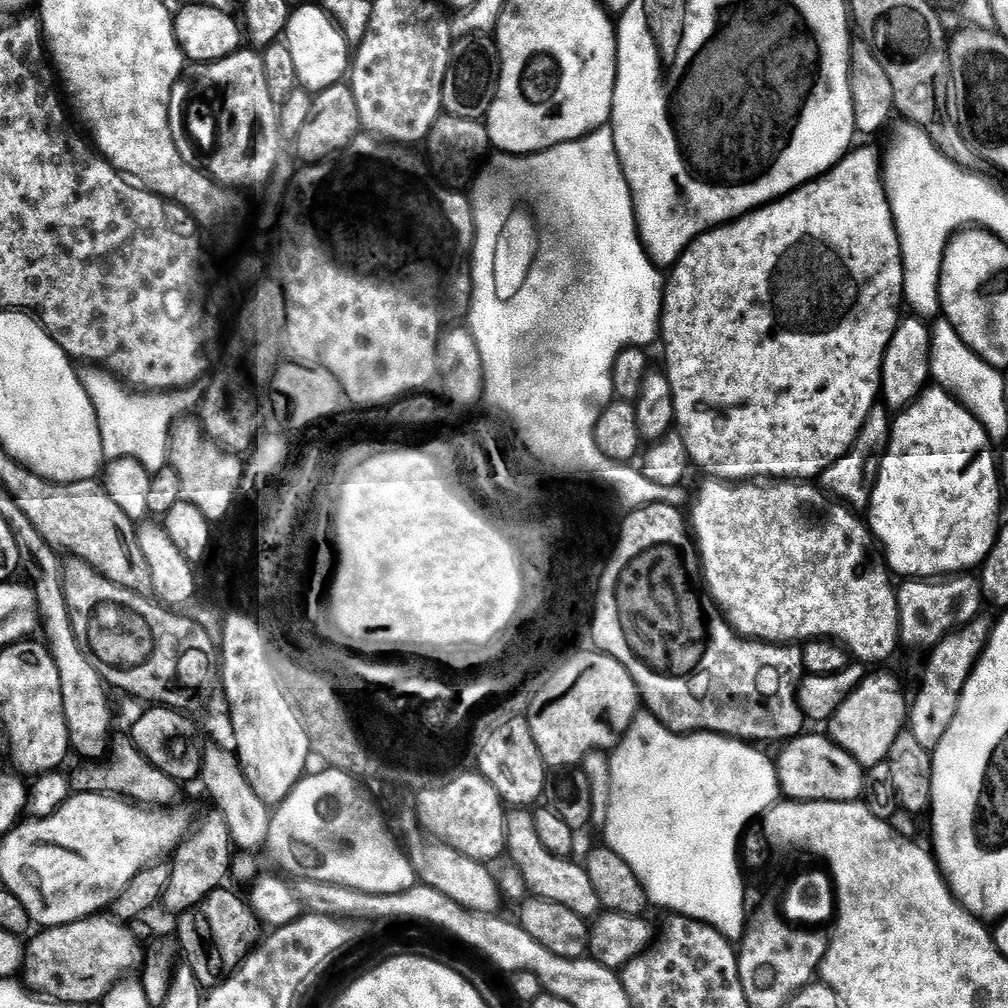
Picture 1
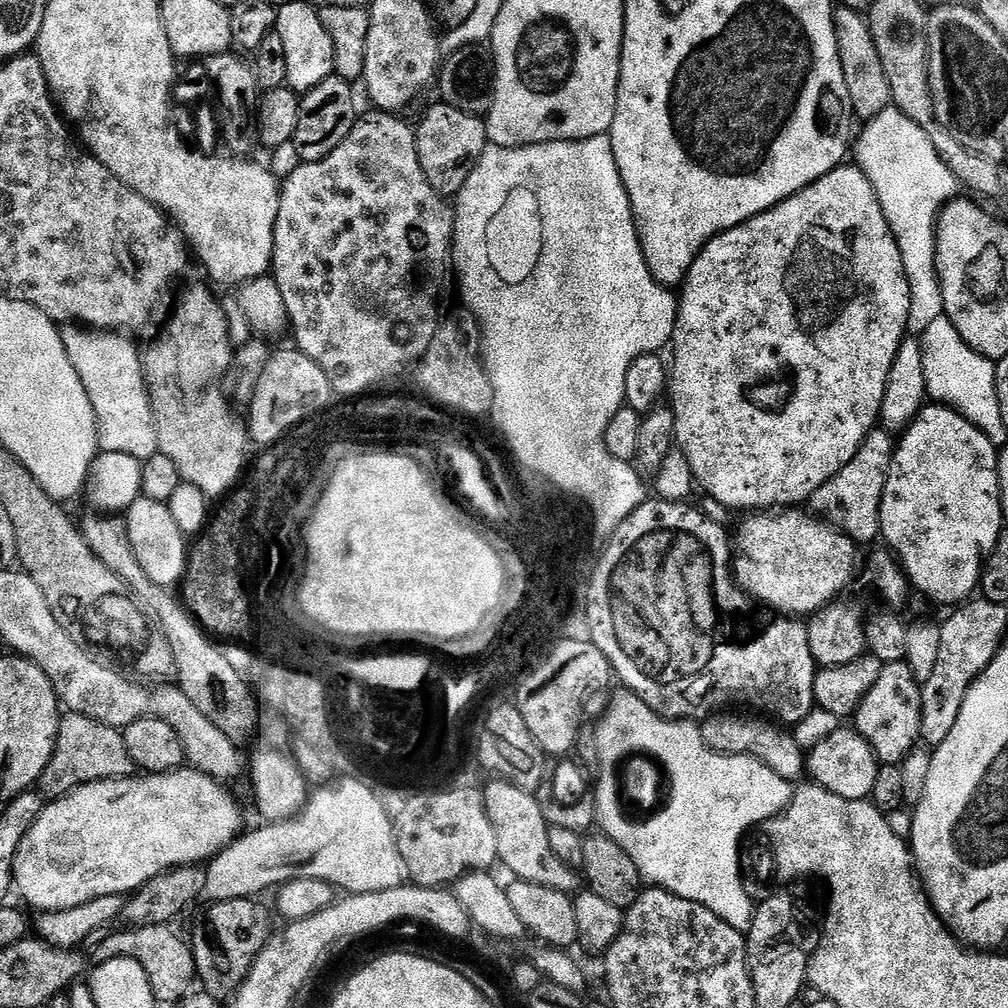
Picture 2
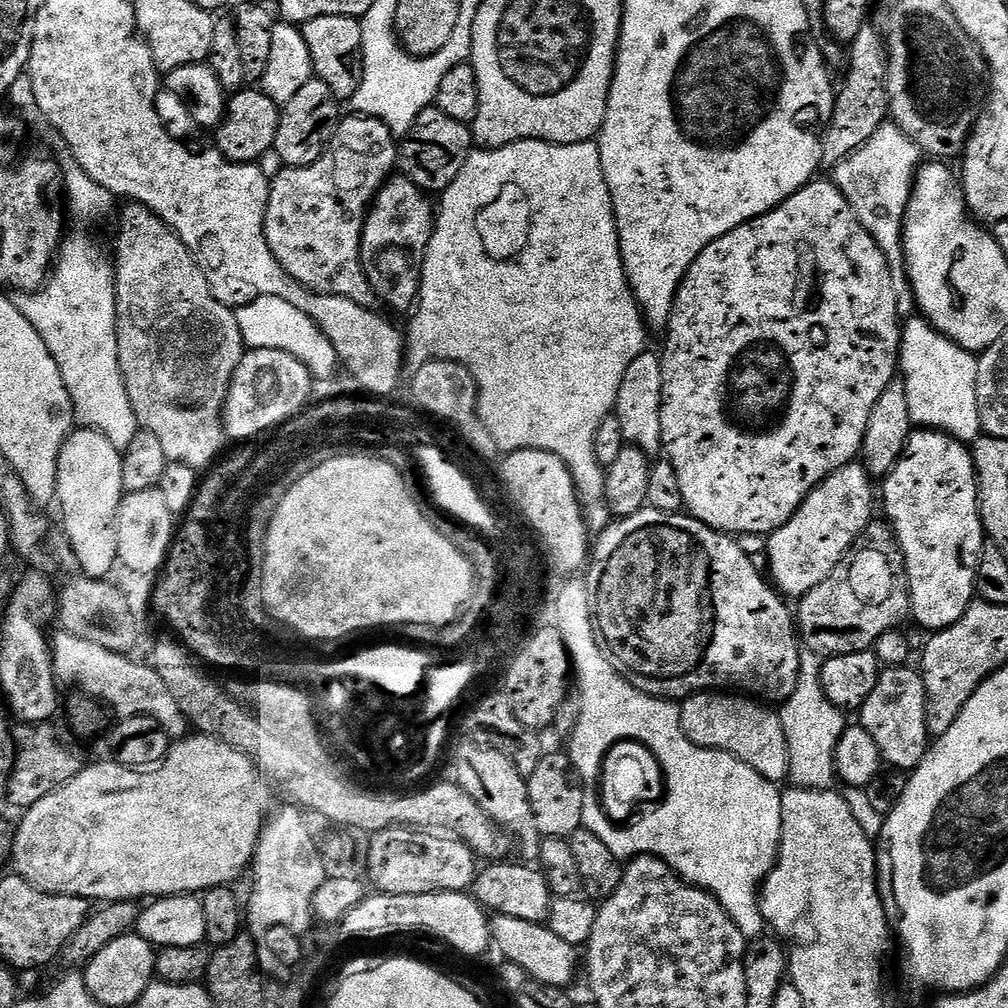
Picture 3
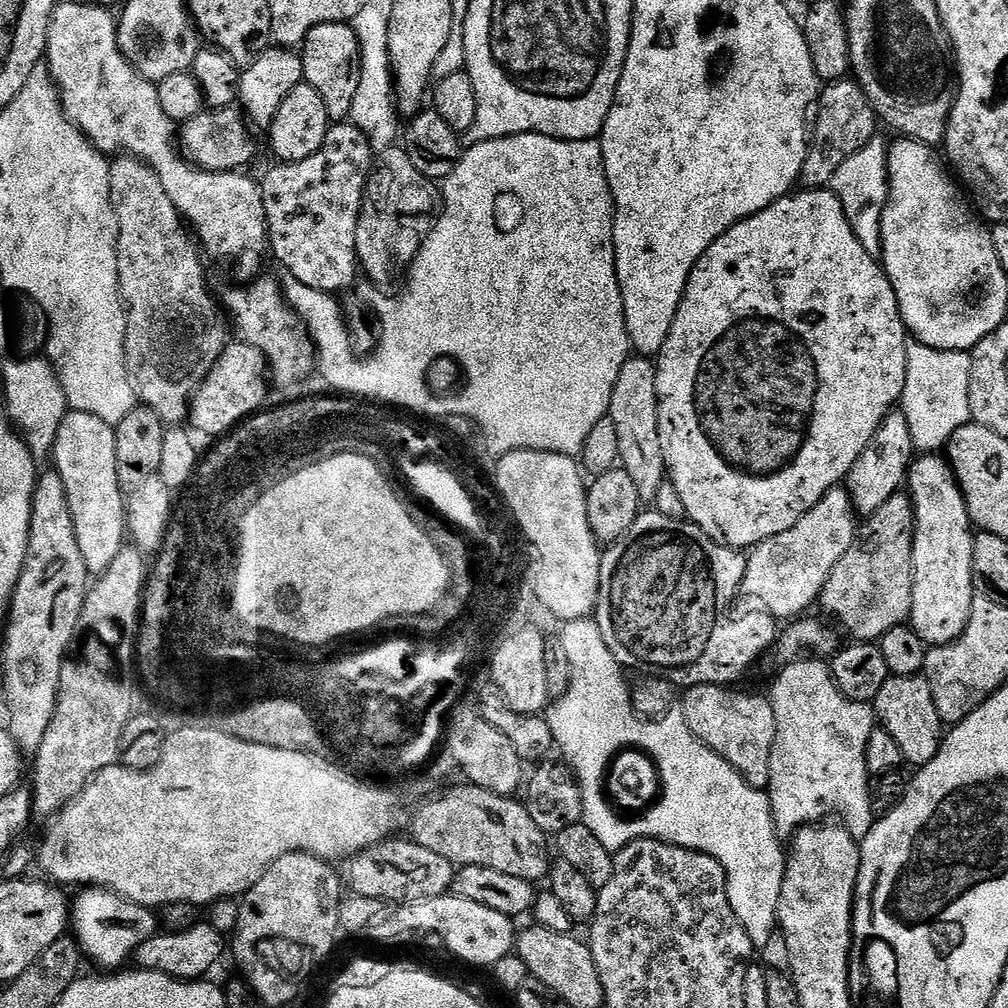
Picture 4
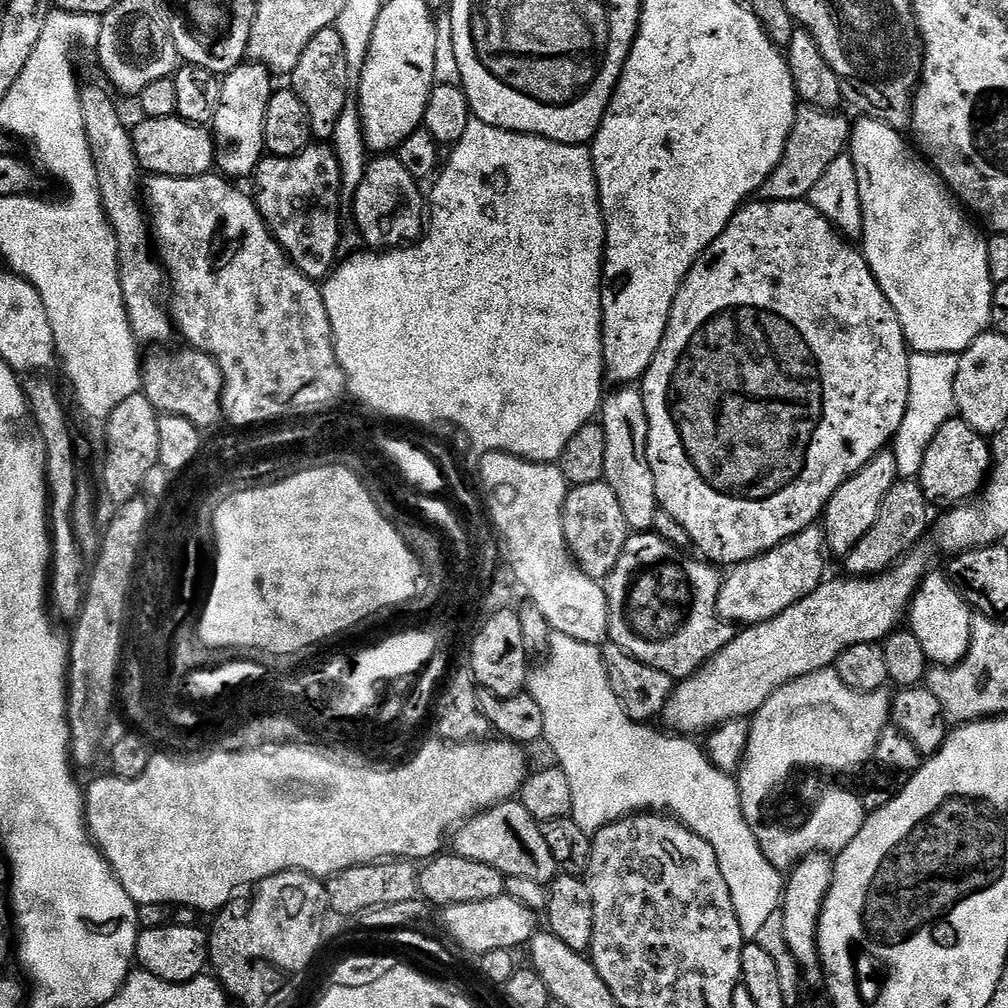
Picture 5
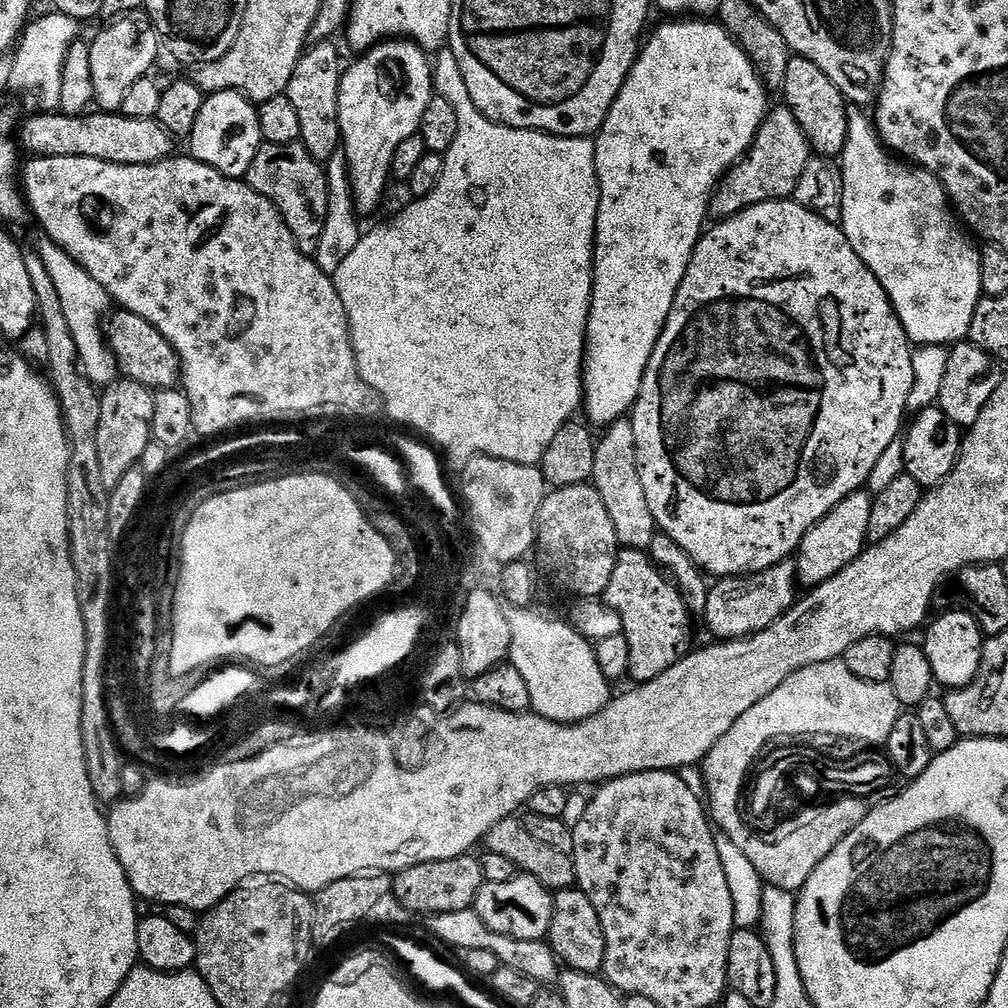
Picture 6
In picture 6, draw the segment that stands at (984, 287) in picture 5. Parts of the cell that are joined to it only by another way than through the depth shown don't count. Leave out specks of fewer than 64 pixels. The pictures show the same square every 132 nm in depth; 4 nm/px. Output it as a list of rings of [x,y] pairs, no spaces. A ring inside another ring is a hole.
[[[852,106],[848,110],[846,146],[844,155],[838,160],[844,183],[839,227],[843,228],[858,258],[866,262],[868,269],[886,290],[892,311],[902,322],[909,341],[916,346],[955,346],[967,337],[974,310],[980,297],[985,295],[982,288],[981,249],[972,245],[973,237],[962,227],[940,179],[919,164],[889,152],[876,133],[873,117],[864,112],[867,111],[860,106]]]

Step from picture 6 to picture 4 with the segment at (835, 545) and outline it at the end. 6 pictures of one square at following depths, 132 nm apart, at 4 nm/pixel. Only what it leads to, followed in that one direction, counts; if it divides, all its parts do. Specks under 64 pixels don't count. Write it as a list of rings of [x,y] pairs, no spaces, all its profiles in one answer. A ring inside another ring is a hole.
[[[893,410],[878,426],[866,450],[862,450],[862,454],[848,471],[846,487],[853,509],[861,517],[867,518],[874,510],[878,510],[878,506],[882,506],[882,502],[886,502],[886,498],[897,495],[905,483],[908,466],[913,459],[910,426],[906,422],[903,411]]]

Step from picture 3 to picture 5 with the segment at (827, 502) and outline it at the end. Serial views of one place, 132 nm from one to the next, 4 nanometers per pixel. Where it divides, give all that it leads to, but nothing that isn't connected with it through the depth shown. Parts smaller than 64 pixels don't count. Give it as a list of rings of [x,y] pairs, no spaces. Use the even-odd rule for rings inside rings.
[[[813,526],[804,528],[769,552],[735,565],[729,571],[732,573],[723,577],[720,595],[716,598],[716,611],[720,619],[733,625],[740,624],[736,626],[751,626],[782,614],[782,610],[790,610],[790,606],[809,596],[824,583],[824,556],[826,557],[824,529]]]

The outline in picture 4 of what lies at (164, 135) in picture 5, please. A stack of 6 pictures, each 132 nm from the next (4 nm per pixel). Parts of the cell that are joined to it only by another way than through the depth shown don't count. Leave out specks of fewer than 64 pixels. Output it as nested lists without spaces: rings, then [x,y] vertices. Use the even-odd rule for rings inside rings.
[[[239,107],[214,108],[199,112],[178,128],[178,148],[189,164],[201,168],[203,172],[240,172],[252,160],[256,144],[252,141],[253,129],[250,127],[243,111]]]

